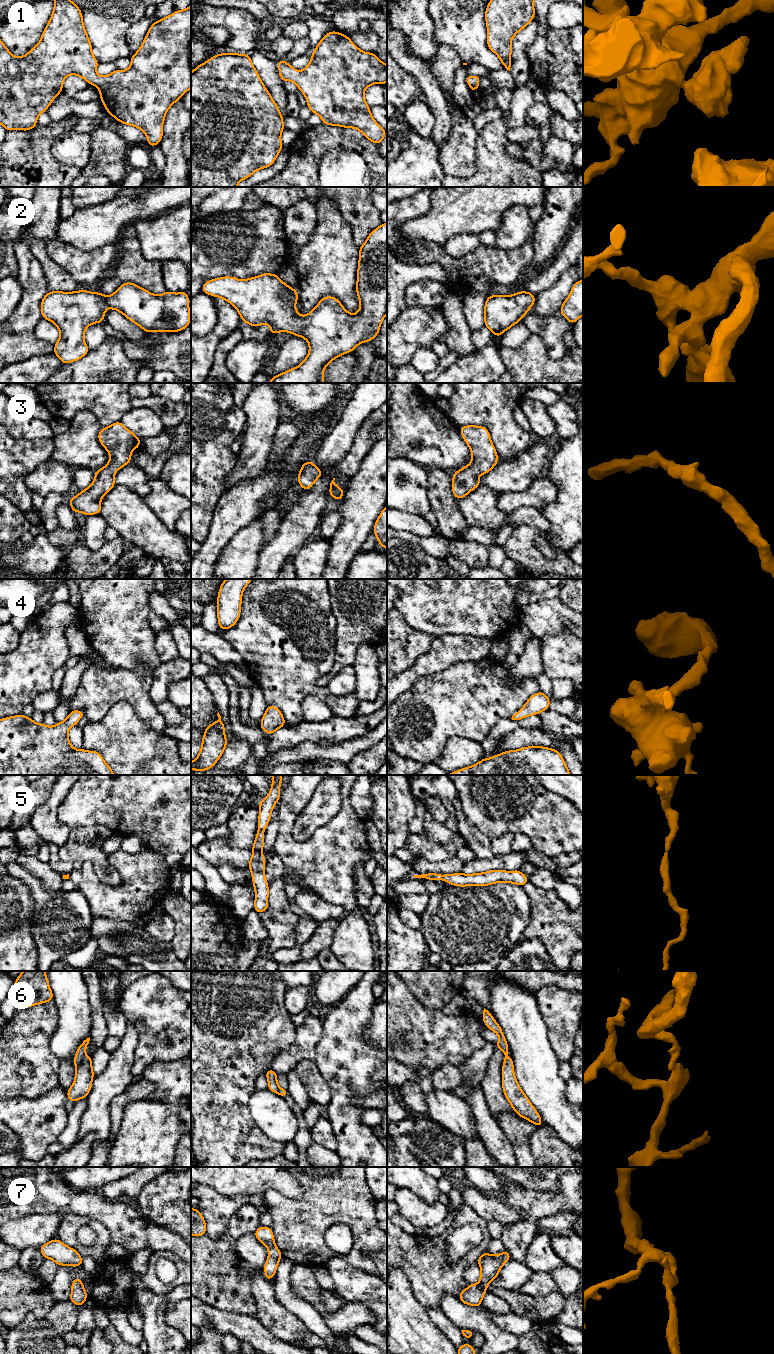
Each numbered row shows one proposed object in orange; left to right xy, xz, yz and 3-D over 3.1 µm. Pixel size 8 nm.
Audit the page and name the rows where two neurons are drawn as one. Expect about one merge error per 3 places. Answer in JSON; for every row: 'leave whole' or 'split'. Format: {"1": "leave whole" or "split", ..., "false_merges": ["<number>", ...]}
{"1": "leave whole", "2": "leave whole", "3": "leave whole", "4": "leave whole", "5": "leave whole", "6": "split", "7": "leave whole", "false_merges": ["6"]}

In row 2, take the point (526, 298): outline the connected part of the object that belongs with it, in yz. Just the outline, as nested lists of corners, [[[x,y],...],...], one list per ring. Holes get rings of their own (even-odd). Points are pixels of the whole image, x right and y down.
[[[520,291],[509,296],[488,296],[484,306],[485,327],[498,338],[520,322],[534,305],[535,300],[535,296],[527,291]]]

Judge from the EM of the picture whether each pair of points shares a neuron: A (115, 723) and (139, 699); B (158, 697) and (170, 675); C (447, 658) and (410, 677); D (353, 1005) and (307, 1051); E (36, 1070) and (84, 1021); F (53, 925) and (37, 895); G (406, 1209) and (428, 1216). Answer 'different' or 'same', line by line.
A: different
B: same
C: same
D: different
E: different
F: same
G: same

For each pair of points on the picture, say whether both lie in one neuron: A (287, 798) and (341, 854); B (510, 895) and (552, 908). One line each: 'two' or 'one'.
A: one
B: two

